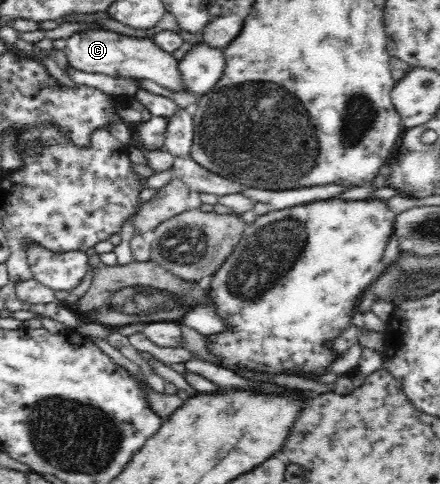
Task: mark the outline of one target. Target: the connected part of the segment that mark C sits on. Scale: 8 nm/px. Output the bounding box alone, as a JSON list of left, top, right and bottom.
[64,29,193,94]

